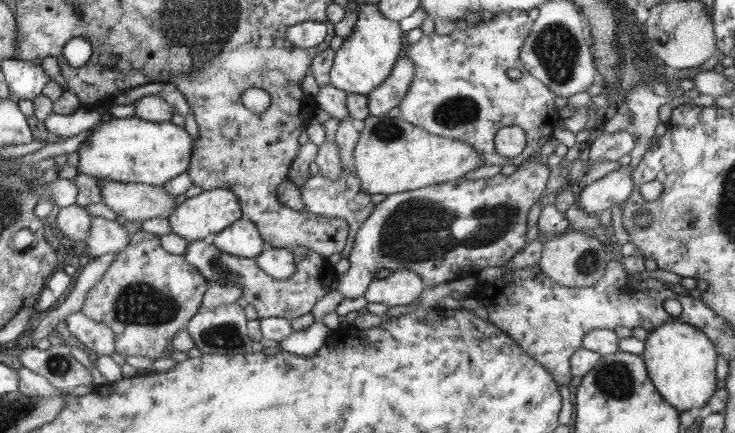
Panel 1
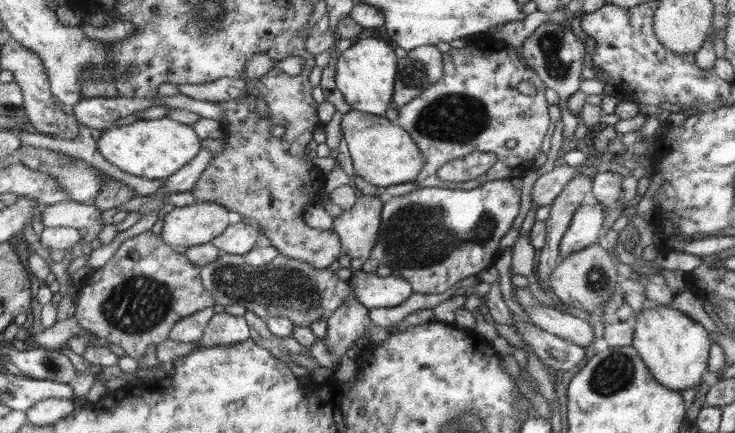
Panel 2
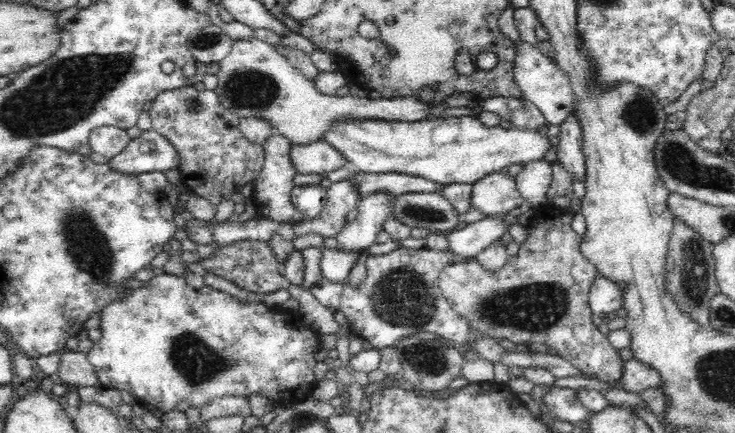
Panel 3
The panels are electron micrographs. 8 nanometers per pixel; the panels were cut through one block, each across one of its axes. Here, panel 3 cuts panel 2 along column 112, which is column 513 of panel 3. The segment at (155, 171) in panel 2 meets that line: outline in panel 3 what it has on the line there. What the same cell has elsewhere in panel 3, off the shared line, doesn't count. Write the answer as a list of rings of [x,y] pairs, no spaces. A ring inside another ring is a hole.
[[[452,116],[452,117],[442,117],[439,119],[426,119],[416,122],[400,122],[400,121],[387,121],[380,119],[366,119],[361,121],[344,121],[341,124],[336,124],[332,129],[326,131],[324,134],[324,140],[331,144],[334,148],[338,149],[338,152],[344,156],[344,158],[349,163],[349,166],[357,171],[367,172],[367,173],[385,173],[385,172],[401,172],[402,174],[409,174],[410,176],[419,176],[420,178],[425,178],[426,180],[431,180],[432,182],[437,182],[438,185],[446,186],[450,184],[472,184],[478,182],[480,178],[492,174],[492,172],[500,172],[500,170],[506,170],[510,164],[522,164],[525,165],[530,160],[543,159],[544,154],[548,152],[549,148],[552,146],[548,137],[545,135],[544,130],[532,130],[532,129],[519,129],[514,126],[510,128],[502,128],[502,126],[488,127],[485,126],[478,116]]]

